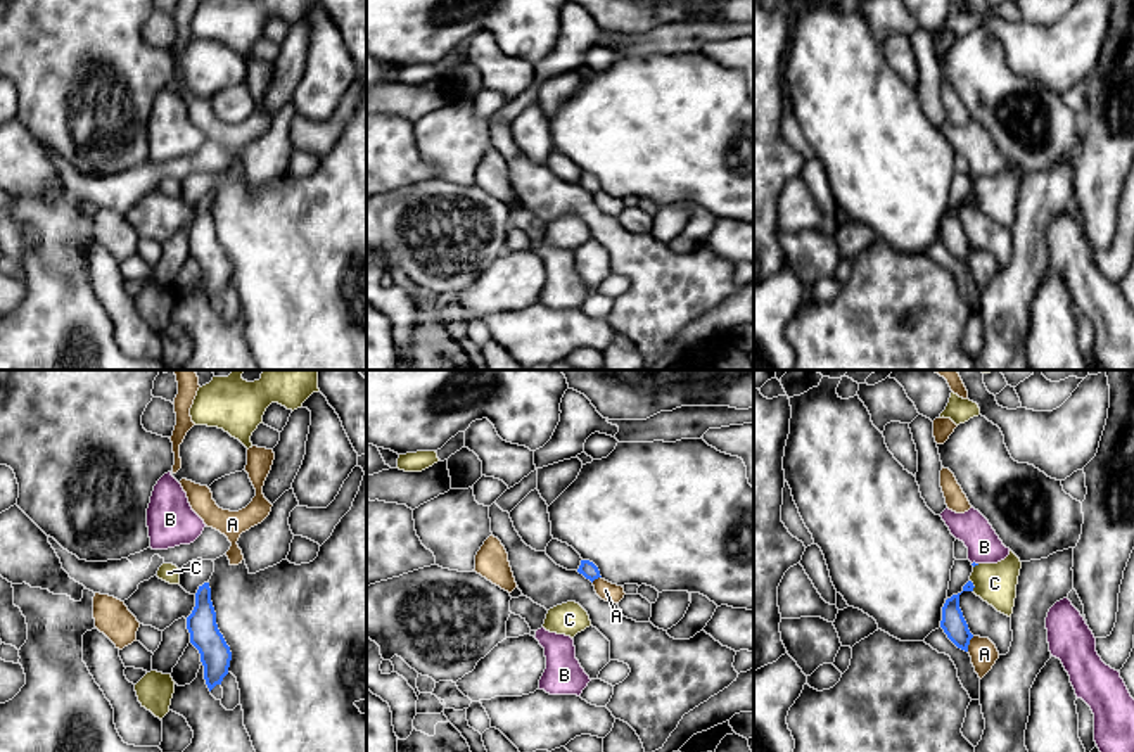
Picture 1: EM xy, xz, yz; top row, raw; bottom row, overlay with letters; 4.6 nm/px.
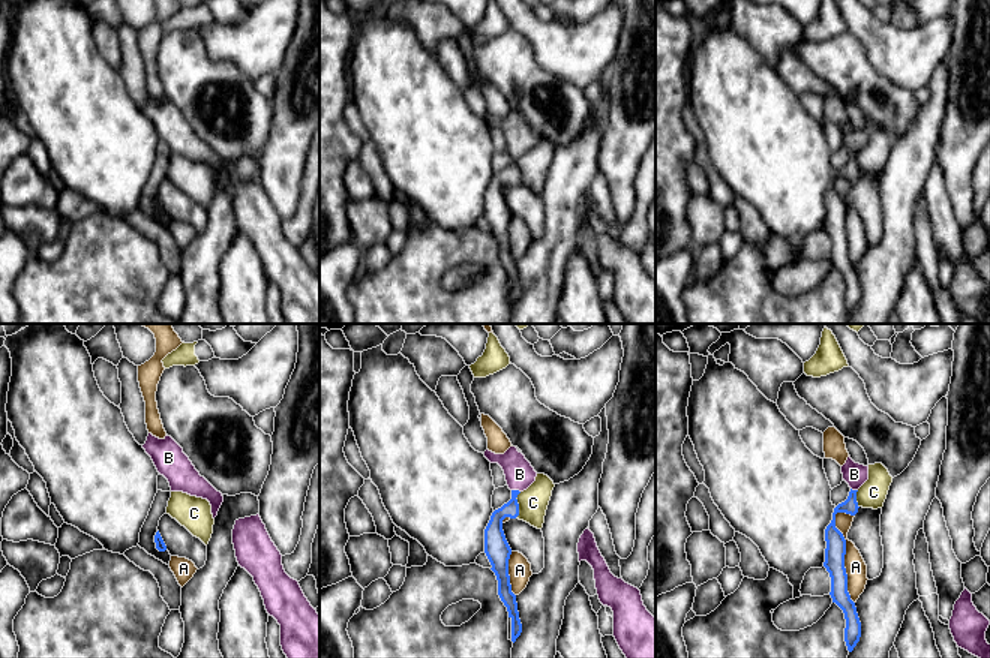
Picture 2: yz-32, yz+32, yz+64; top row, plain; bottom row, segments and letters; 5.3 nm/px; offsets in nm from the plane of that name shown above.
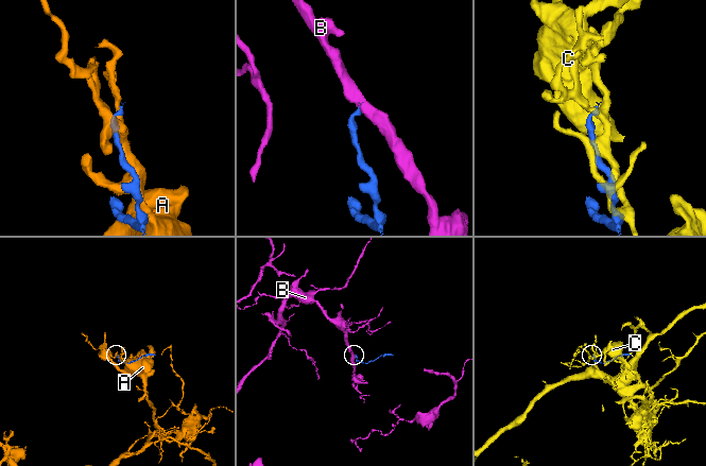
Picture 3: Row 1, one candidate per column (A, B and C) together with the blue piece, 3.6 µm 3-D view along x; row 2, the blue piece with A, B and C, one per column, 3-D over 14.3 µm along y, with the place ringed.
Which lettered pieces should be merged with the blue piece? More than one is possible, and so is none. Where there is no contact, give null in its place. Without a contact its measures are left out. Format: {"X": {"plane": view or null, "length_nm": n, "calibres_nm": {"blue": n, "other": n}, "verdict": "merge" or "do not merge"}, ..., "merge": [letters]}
{"A": {"plane": "yz", "length_nm": 80, "calibres_nm": {"blue": 120, "other": 130}, "verdict": "do not merge"}, "B": {"plane": "yz", "length_nm": 30, "calibres_nm": {"blue": 20, "other": 160}, "verdict": "do not merge"}, "C": {"plane": "yz", "length_nm": 60, "calibres_nm": {"blue": 120, "other": 190}, "verdict": "do not merge"}, "merge": []}

